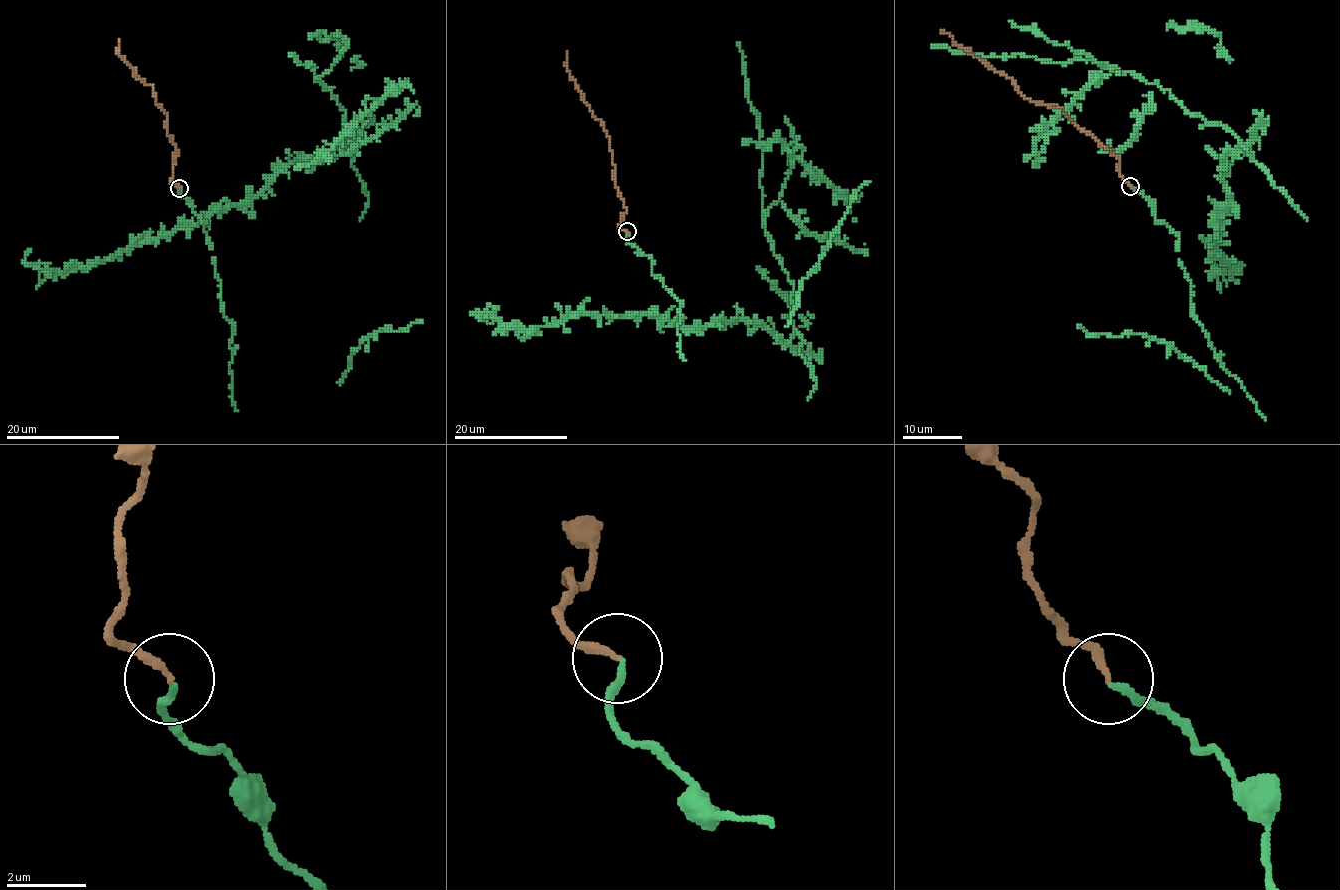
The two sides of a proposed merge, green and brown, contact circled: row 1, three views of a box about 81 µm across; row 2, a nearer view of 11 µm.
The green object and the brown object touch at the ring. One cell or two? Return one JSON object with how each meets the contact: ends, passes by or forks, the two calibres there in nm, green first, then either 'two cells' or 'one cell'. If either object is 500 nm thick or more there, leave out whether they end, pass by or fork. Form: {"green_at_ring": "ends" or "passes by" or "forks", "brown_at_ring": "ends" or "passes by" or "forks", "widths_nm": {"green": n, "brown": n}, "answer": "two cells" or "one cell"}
{"green_at_ring": "ends", "brown_at_ring": "ends", "widths_nm": {"green": 170, "brown": 190}, "answer": "one cell"}

